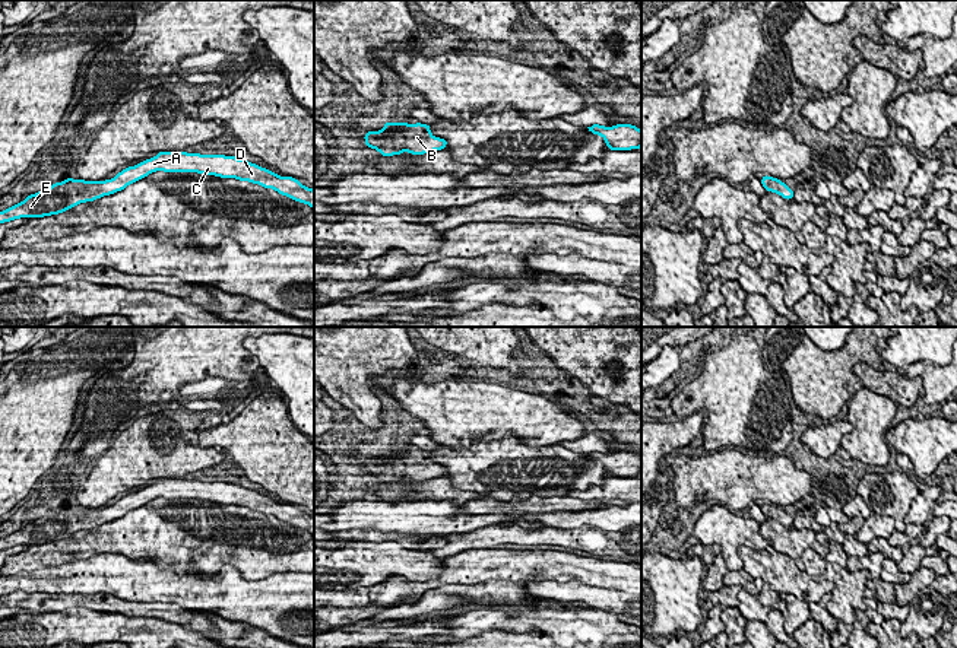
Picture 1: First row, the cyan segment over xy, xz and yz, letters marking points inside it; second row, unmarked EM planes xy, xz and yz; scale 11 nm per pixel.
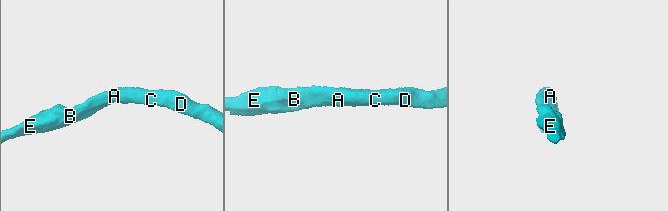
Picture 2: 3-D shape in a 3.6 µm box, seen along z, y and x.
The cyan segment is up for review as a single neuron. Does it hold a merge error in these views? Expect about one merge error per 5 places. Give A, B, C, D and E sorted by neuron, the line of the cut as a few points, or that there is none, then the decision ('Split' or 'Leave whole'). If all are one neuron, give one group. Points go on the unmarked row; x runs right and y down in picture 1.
Groups: A B C D E. No split. Leave whole

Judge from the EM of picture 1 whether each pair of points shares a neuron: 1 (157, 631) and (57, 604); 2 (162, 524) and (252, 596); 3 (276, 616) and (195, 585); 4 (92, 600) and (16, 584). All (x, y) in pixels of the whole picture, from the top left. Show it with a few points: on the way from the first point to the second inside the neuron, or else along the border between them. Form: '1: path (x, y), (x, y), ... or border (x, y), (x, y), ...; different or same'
1: border (37, 609), (65, 610), (86, 606), (104, 613); different
2: border (187, 572), (208, 578), (230, 564), (253, 581); different
3: path (256, 603), (237, 600), (227, 594), (215, 594); same
4: border (98, 591), (65, 594); different

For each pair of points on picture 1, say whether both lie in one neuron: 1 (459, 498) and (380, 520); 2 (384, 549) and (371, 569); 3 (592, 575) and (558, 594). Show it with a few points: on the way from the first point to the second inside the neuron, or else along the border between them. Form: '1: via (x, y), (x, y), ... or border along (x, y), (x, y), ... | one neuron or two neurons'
1: border along (425, 499), (453, 501), (459, 507) | two neurons
2: via (384, 553), (376, 565) | one neuron
3: border along (547, 581), (579, 580), (585, 584), (615, 590) | two neurons

